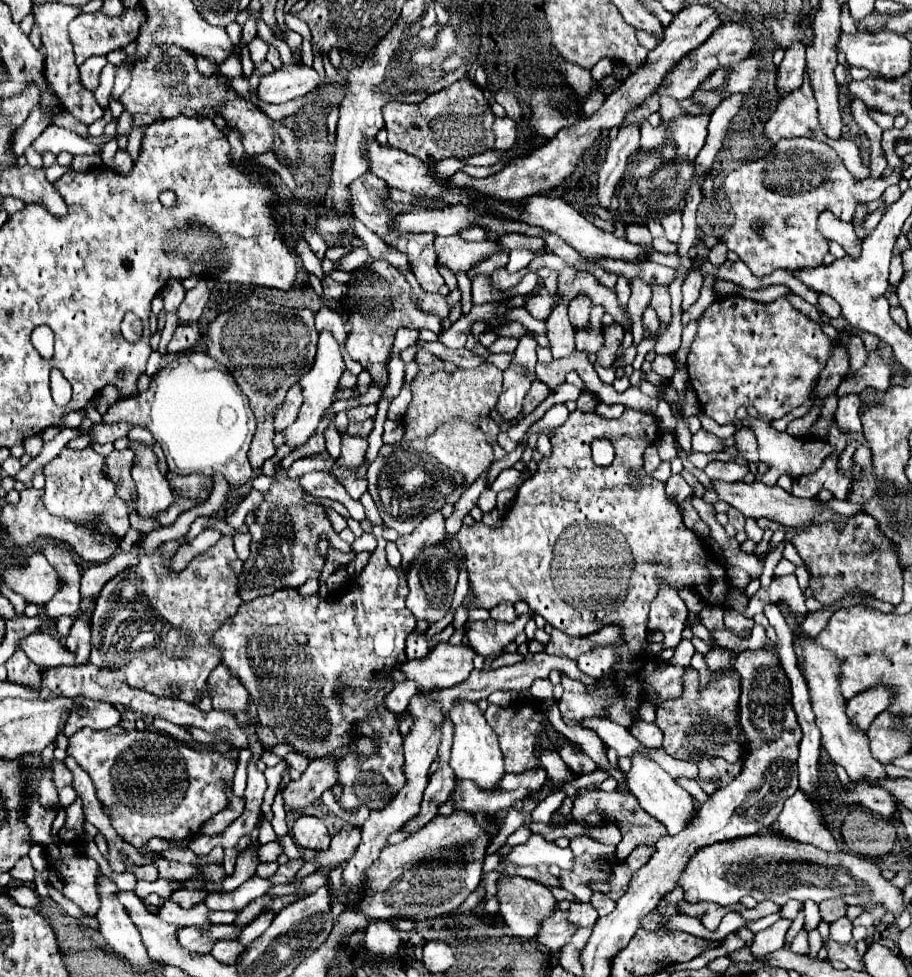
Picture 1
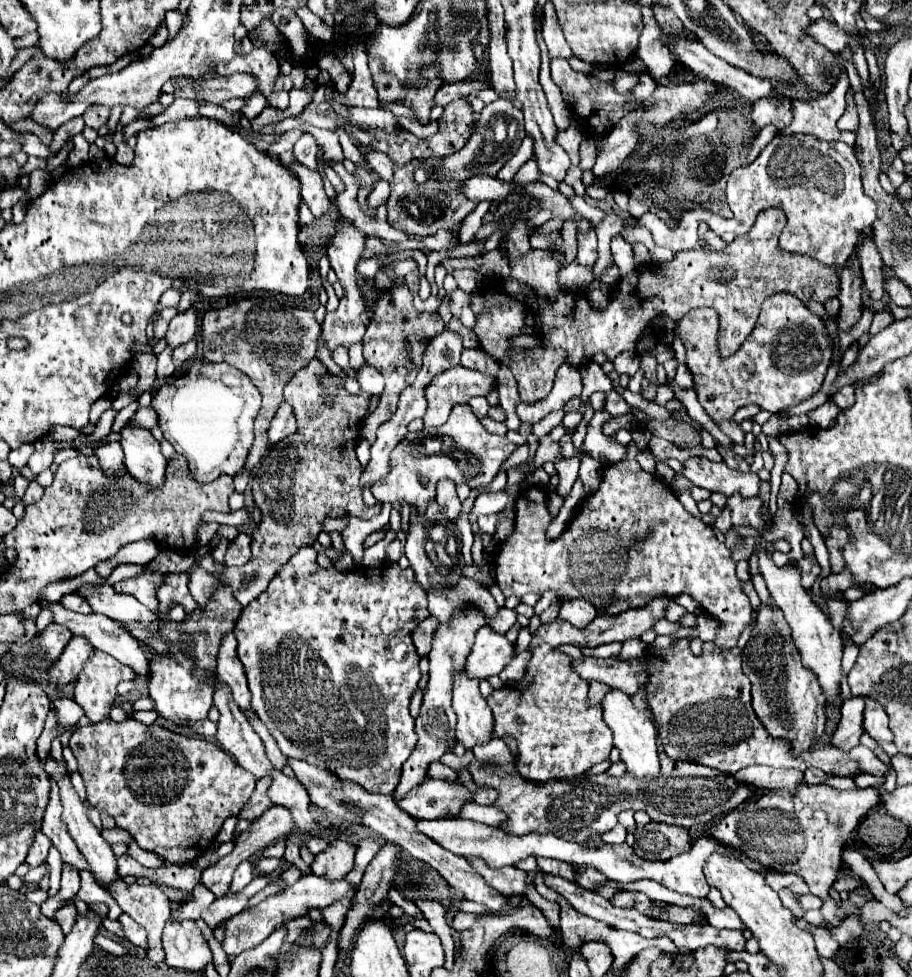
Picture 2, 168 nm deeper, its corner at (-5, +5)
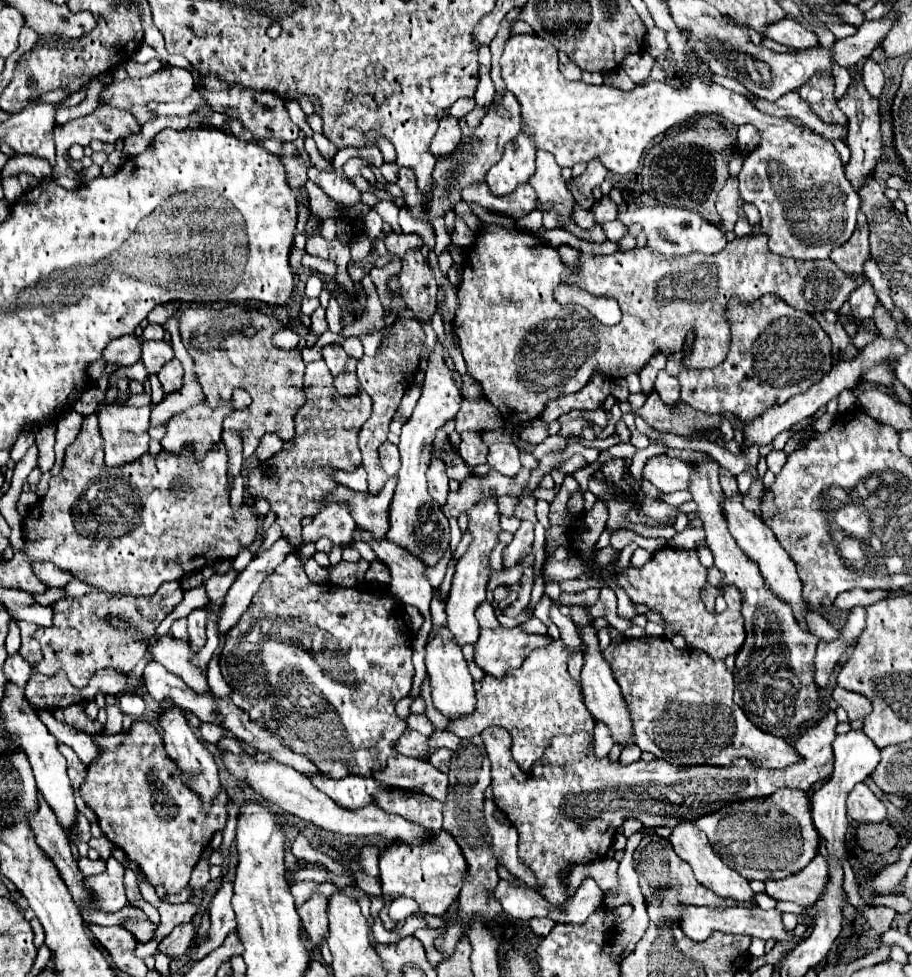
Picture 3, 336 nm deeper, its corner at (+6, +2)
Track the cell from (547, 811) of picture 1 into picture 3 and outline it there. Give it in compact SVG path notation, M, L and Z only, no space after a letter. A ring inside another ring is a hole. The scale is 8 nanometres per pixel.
M601 721L595 723L593 735L595 735L595 753L597 753L597 757L605 757L611 751L611 747L615 745L615 739L611 737L611 733L607 729L609 727L605 723L601 723Z

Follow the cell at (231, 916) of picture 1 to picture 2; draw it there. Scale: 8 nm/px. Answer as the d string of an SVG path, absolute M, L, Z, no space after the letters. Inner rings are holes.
M196 886L194 888L194 900L188 904L188 906L182 906L182 912L180 916L172 916L172 920L184 920L184 918L190 918L190 920L196 920L200 918L200 914L216 900L216 896L204 888L204 886Z

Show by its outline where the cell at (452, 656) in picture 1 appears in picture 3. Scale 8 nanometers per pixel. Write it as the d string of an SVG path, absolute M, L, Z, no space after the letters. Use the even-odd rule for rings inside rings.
M499 625L497 629L481 629L479 641L475 645L475 663L485 673L499 677L507 669L519 669L523 659L537 647L551 643L551 637L527 633L521 627L507 629Z

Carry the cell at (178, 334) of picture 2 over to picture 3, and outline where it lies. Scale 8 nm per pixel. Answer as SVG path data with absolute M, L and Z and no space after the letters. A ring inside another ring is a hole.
M147 341L143 345L143 365L147 367L149 375L157 375L159 369L173 359L173 347L165 341Z

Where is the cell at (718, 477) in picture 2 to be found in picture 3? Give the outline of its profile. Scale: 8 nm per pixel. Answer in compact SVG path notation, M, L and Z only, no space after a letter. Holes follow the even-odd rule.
M655 455L647 459L643 467L643 479L651 481L661 493L673 493L687 489L691 469L693 465L681 459L673 459L669 455Z

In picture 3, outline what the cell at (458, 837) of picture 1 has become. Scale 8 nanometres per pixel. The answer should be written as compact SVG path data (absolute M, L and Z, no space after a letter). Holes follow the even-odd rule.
M829 711L817 723L807 723L793 741L801 761L787 769L763 769L743 757L733 759L729 767L677 767L663 759L621 765L609 757L597 759L591 733L573 733L553 737L547 753L533 765L533 771L523 773L511 757L511 735L505 729L485 729L481 739L491 759L495 805L515 825L519 835L518 855L535 873L541 885L539 895L551 905L563 905L567 899L567 881L561 883L559 873L565 865L573 869L575 865L603 859L611 847L613 831L629 815L637 817L645 829L673 827L679 821L695 821L703 813L715 811L731 801L769 797L783 787L807 793L813 783L833 771L831 741L835 739L835 725L835 711Z

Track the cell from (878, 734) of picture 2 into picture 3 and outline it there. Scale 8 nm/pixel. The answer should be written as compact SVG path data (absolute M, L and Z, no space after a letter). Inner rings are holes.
M835 687L833 699L837 701L839 707L843 707L847 711L849 721L853 721L857 717L865 717L867 713L871 713L871 701L867 701L867 697L861 695L861 693L847 691L843 687Z

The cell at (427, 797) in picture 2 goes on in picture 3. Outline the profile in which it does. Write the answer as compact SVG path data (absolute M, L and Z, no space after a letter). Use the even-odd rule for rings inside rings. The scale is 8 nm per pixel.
M305 773L305 777L311 779L311 783L329 795L333 801L347 809L359 809L363 805L375 803L375 793L385 789L379 785L379 781L371 781L371 777L363 775L347 775L343 779L333 779L327 773Z

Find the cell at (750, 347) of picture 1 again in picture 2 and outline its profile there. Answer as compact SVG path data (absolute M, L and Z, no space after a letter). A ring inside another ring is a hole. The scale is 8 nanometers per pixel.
M786 292L770 296L762 304L760 318L752 334L728 358L720 356L718 350L718 324L720 320L716 310L694 308L674 328L686 346L686 366L694 376L698 400L714 422L730 420L734 410L746 404L758 404L762 410L778 414L808 400L820 390L832 358L832 342L822 330L822 320L796 296ZM774 358L788 358L788 366L776 366ZM808 358L822 360L810 366Z

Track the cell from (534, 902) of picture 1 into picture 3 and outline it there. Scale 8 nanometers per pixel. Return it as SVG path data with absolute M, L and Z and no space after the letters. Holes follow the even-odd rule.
M437 831L435 837L427 837L421 845L409 845L403 841L395 841L387 845L379 855L379 867L381 867L381 889L383 889L383 901L385 907L381 909L379 917L387 931L393 931L397 927L395 921L389 917L389 905L391 897L409 895L417 901L421 913L443 917L447 909L457 901L461 891L461 877L465 873L465 861L459 853L459 845L447 831Z

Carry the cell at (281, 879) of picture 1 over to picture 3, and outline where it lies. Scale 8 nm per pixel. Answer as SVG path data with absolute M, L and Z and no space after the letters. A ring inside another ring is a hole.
M183 923L183 925L177 925L157 947L157 953L163 953L171 959L183 955L191 943L193 943L193 937L195 937L195 929L191 923Z

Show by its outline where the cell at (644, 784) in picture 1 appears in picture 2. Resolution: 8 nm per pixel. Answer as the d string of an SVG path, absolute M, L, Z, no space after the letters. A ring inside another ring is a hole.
M612 690L606 694L602 702L604 710L604 722L614 734L614 746L620 750L622 762L628 766L628 774L634 778L646 778L646 776L658 776L660 774L660 758L656 752L656 730L650 722L650 718L644 712L638 712L630 696L624 694L622 690Z

